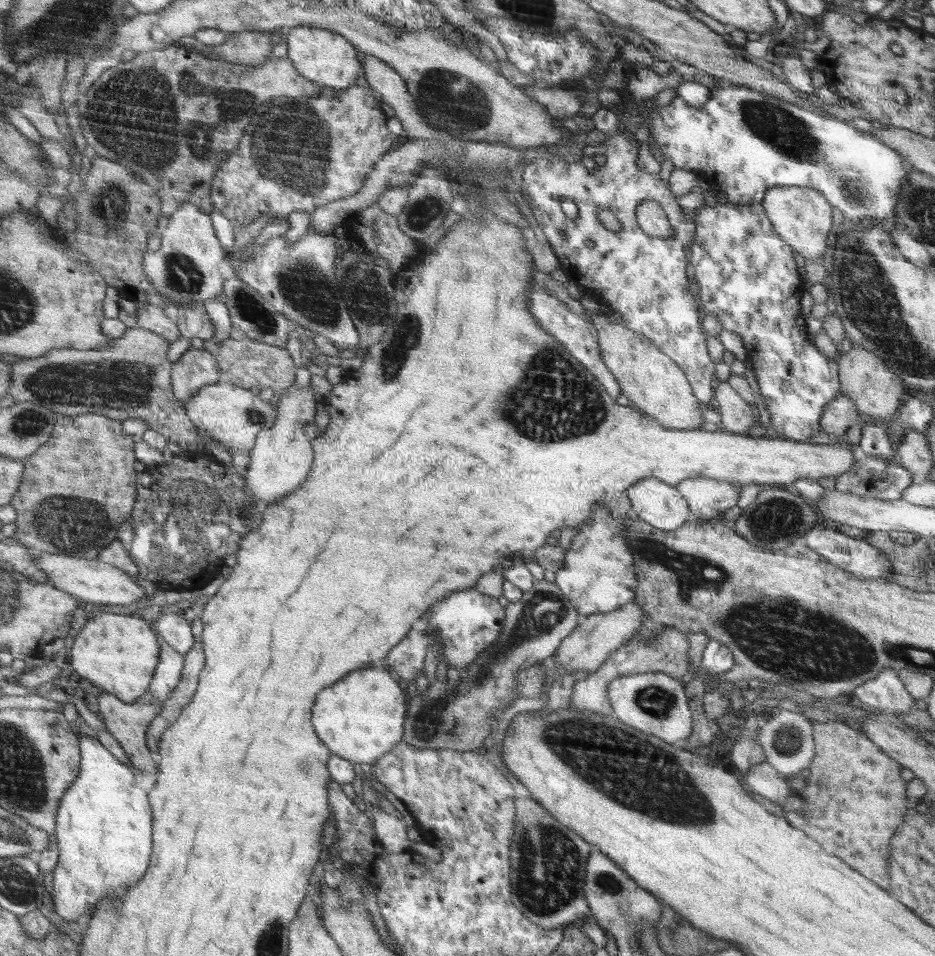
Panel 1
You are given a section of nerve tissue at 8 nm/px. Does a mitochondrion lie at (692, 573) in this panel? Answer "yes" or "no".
yes

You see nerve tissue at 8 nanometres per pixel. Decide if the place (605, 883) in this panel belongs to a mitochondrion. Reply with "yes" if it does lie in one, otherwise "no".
yes

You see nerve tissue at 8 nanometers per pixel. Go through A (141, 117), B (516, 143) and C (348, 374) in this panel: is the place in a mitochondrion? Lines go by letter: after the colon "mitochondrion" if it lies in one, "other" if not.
A: mitochondrion
B: other
C: other

